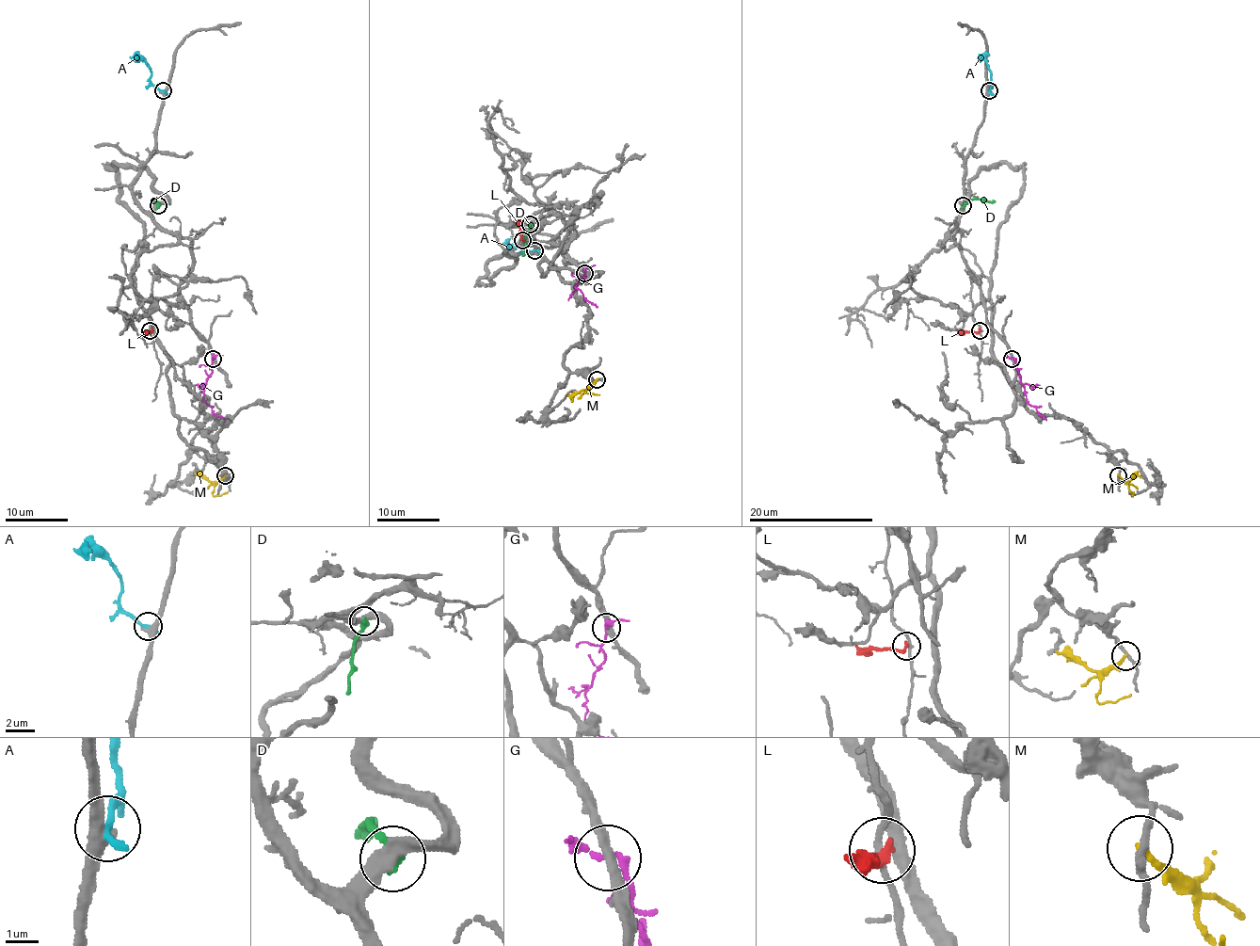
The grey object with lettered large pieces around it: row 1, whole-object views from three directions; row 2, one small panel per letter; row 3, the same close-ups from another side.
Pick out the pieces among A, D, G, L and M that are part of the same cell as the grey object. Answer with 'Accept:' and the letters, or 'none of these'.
Accept: none of these

